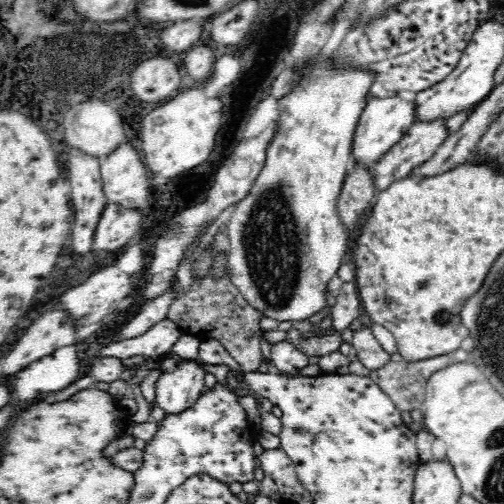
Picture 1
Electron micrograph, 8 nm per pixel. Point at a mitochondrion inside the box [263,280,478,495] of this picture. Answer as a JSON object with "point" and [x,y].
{"point":[443,317]}

